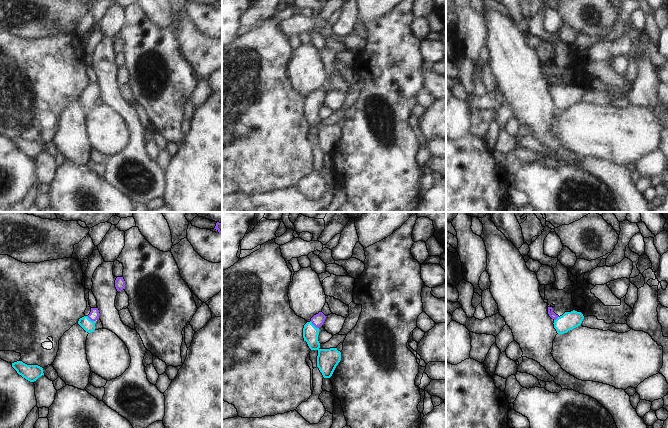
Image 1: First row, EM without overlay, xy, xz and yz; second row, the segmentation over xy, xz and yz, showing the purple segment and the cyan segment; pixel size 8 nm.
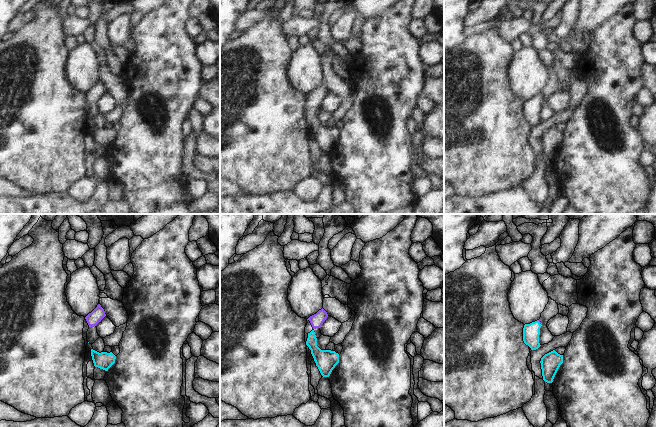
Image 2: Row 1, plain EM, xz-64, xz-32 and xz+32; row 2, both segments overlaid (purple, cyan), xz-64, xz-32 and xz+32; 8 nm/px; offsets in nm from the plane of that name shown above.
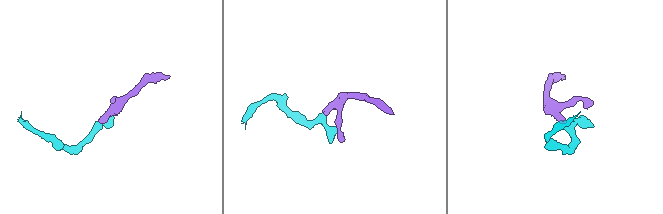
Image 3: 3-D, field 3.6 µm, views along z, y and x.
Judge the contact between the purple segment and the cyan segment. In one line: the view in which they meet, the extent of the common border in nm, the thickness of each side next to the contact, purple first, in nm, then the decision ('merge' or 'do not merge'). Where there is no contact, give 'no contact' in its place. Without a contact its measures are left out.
contact in xz; length 90 nm; calibres 100 and 130 nm; merge

